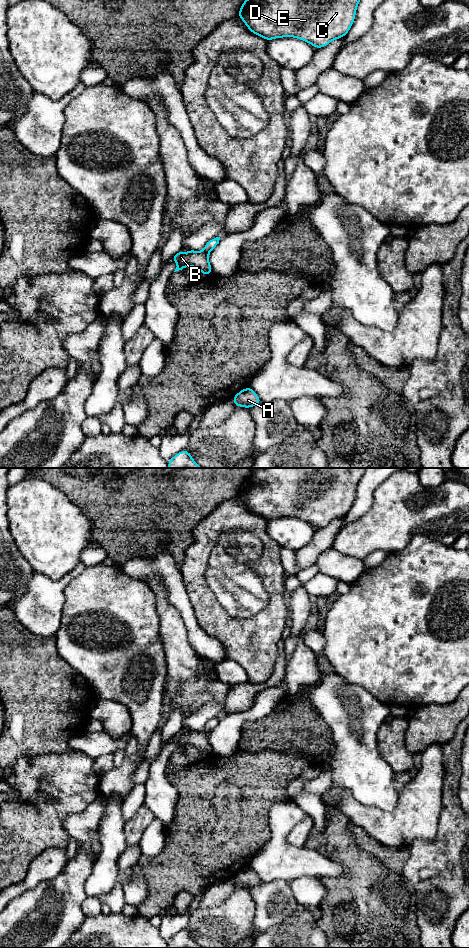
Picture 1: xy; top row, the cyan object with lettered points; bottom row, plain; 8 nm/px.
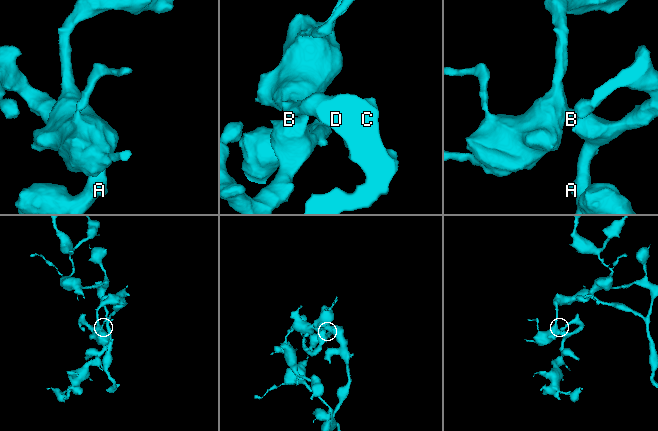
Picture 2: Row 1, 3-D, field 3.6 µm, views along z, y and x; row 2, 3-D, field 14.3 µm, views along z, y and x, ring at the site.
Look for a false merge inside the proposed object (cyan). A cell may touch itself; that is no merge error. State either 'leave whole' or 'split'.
leave whole

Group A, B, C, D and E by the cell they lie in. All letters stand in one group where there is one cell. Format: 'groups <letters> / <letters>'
groups A B C D E

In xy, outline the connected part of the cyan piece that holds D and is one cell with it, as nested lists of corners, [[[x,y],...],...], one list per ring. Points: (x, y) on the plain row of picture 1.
[[[265,468],[253,472],[238,495],[252,513],[268,521],[294,517],[323,528],[349,512],[363,474],[364,468]]]

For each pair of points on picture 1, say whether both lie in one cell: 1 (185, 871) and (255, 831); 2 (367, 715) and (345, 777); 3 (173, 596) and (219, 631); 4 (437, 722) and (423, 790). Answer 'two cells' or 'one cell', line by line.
1: one cell
2: one cell
3: two cells
4: two cells

